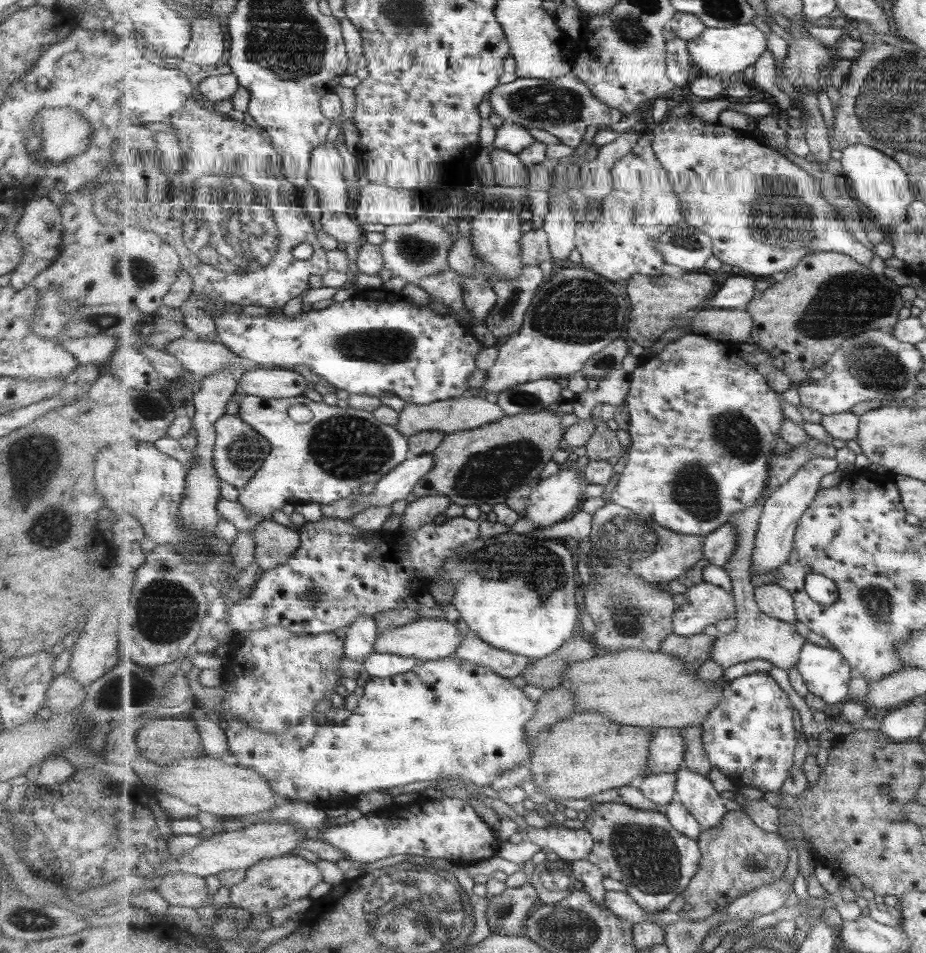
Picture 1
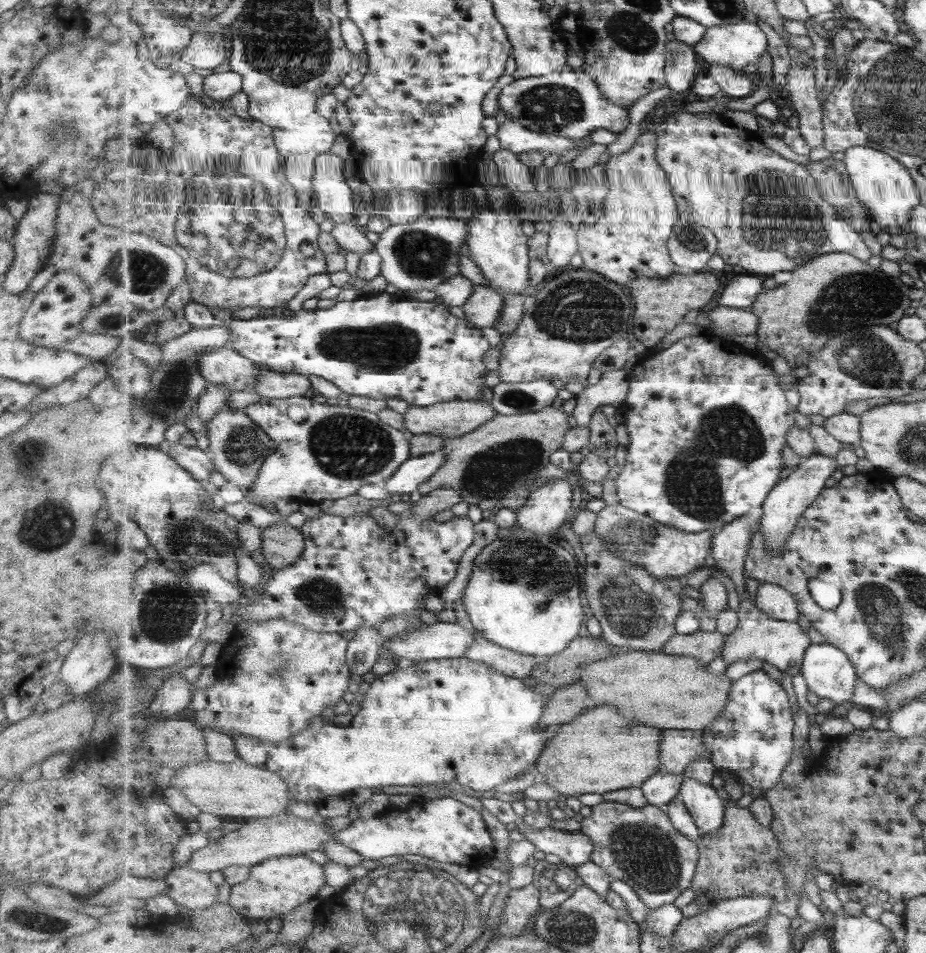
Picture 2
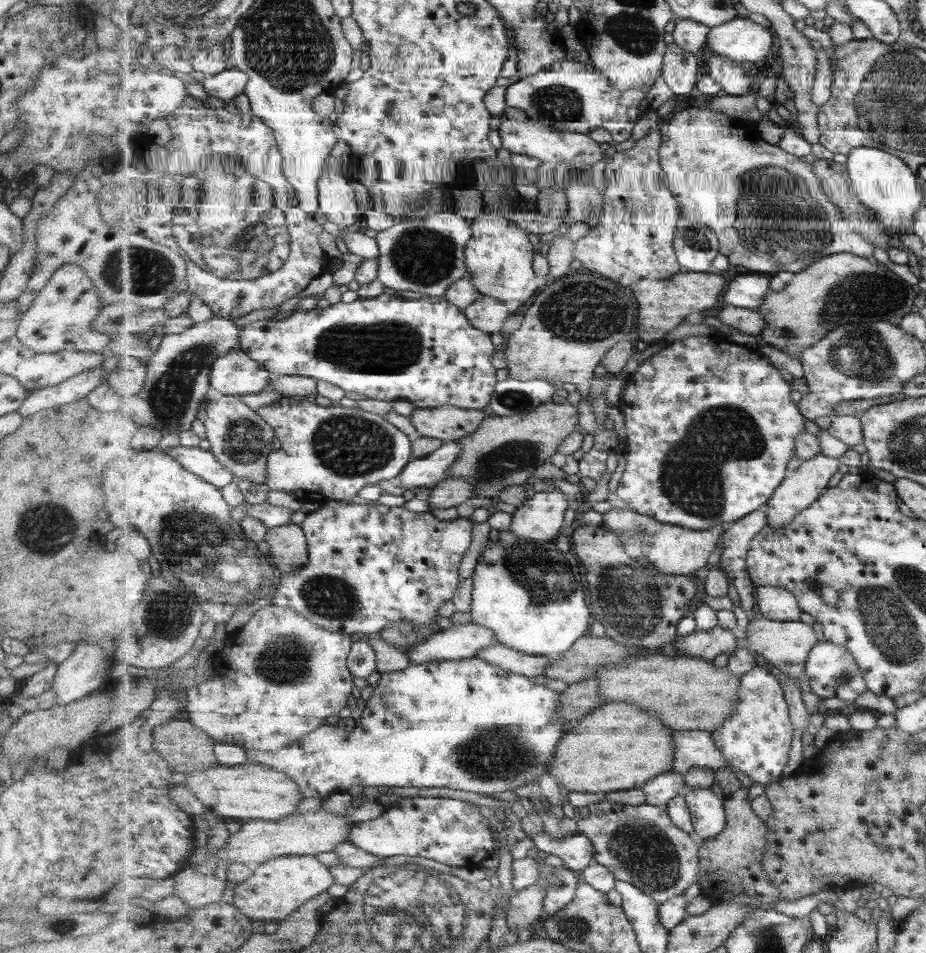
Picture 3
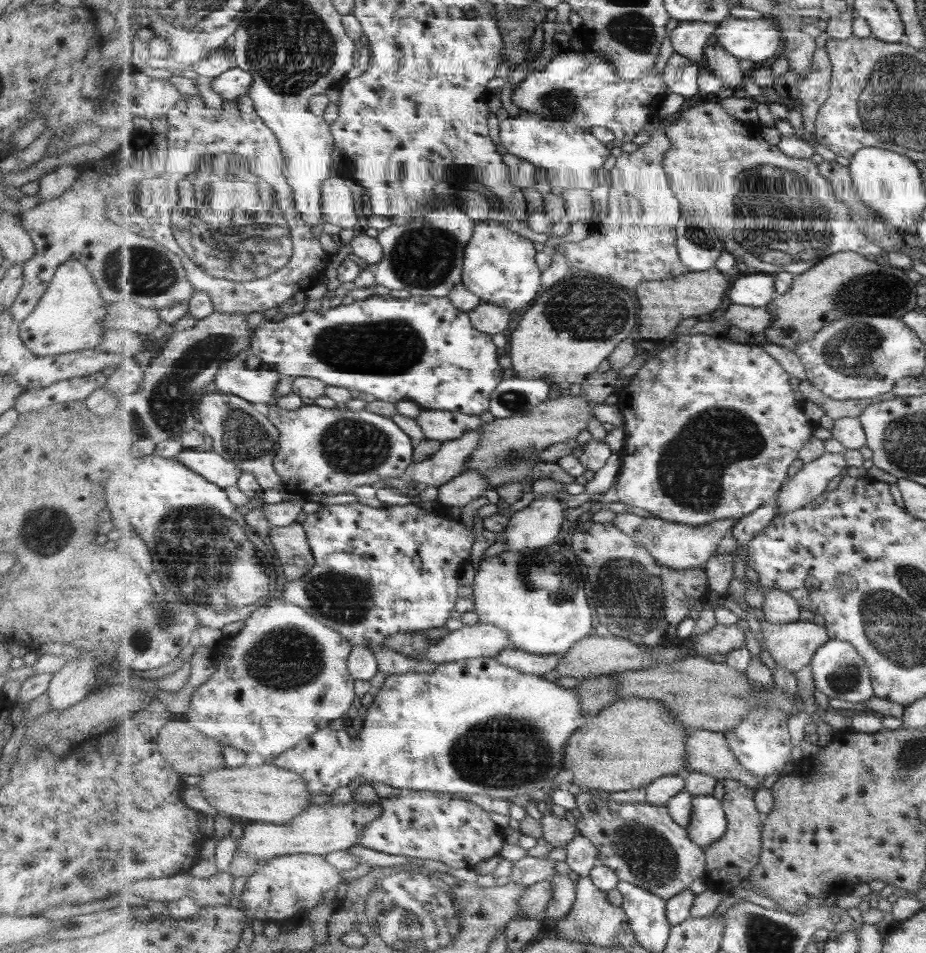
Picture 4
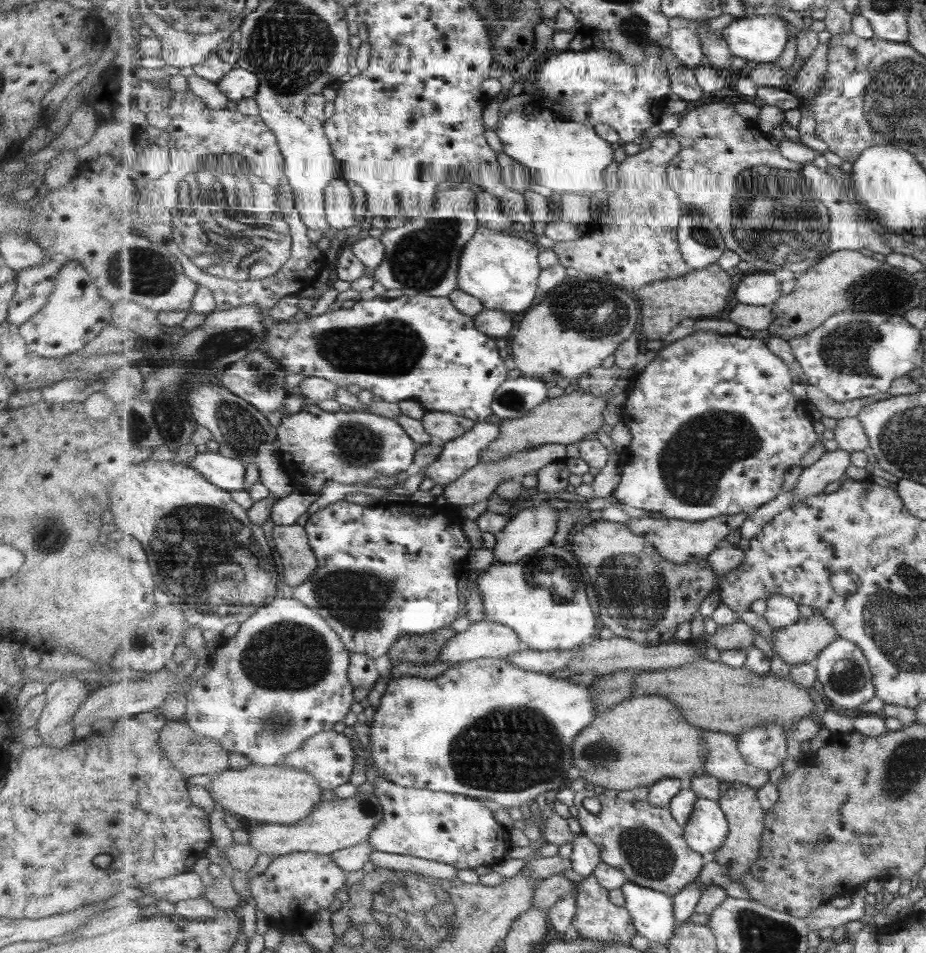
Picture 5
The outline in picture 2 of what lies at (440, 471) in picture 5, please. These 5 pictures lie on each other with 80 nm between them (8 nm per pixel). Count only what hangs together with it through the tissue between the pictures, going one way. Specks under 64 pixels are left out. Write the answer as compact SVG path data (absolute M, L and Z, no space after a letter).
M444 449L426 454L425 456L411 457L406 460L384 483L384 489L389 494L389 500L395 501L400 496L408 494L417 497L417 490L432 474L440 468L446 459Z

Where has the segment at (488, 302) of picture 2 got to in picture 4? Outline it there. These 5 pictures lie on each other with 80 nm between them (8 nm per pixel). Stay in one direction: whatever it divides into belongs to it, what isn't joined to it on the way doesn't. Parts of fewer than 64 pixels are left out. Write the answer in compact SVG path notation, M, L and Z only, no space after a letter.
M481 303L475 310L469 313L472 323L481 332L497 333L507 335L507 328L511 326L513 312L511 309L492 305L491 303Z

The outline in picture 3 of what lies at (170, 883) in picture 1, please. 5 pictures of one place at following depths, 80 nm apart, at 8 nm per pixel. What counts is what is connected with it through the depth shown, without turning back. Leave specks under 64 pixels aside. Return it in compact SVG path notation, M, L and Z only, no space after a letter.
M187 865L173 876L176 882L176 895L189 906L198 909L220 902L227 888L226 881L219 880L215 874L201 874L192 865Z

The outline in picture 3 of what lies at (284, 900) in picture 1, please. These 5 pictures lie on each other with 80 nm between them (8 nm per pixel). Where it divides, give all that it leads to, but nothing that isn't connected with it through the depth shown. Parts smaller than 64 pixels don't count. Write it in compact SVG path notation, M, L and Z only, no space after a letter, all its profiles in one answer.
M317 856L275 857L255 867L249 880L236 885L233 905L251 919L280 922L309 900L328 892L335 883L329 866L325 866Z

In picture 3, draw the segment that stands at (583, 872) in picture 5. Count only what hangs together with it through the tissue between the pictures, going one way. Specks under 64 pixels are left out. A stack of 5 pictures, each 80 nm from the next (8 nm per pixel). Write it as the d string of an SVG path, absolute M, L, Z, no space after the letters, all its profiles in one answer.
M545 832L531 838L538 850L558 856L568 869L579 874L595 862L596 849L587 835L577 833L567 838L557 838Z

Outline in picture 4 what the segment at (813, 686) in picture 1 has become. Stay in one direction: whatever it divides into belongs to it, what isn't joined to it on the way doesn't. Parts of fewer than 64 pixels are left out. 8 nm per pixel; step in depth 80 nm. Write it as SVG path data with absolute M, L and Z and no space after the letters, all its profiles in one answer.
M831 639L813 658L813 677L815 677L815 687L828 697L828 699L839 699L850 702L852 707L859 705L876 697L873 689L872 673L865 663L865 658L857 653L857 649L850 643Z

